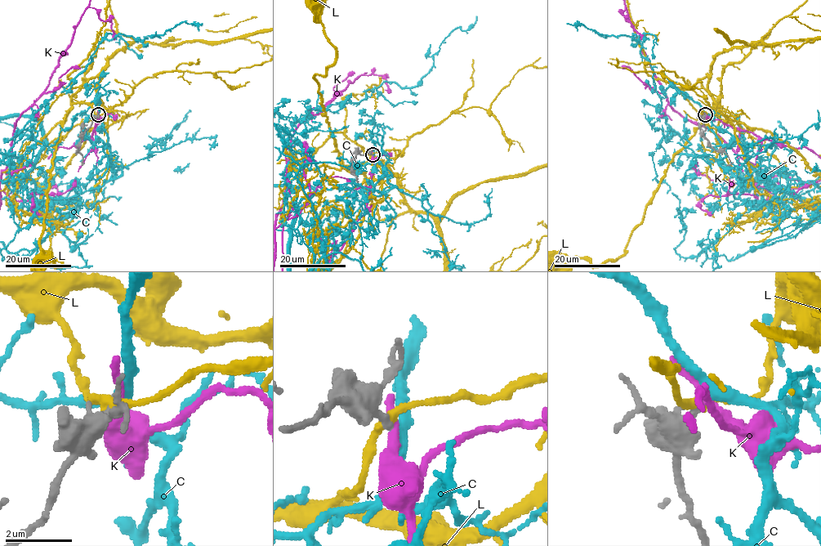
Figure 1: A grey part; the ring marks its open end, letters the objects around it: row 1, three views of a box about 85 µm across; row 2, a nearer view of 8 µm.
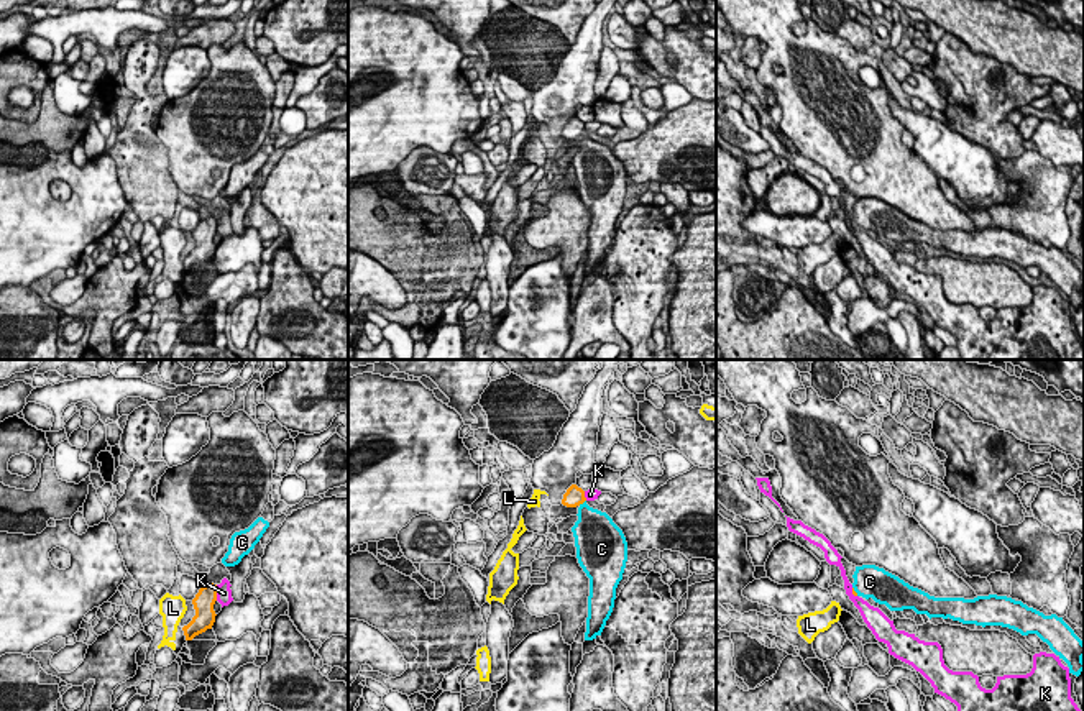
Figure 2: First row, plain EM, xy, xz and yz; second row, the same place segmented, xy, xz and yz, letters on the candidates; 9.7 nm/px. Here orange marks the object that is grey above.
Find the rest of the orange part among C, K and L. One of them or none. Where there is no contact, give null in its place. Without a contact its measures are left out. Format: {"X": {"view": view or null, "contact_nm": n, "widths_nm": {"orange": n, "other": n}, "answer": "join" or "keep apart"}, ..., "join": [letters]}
{"C": {"view": "xz", "contact_nm": 100, "widths_nm": {"orange": 190, "other": 320}, "answer": "join"}, "K": {"view": "xy", "contact_nm": 160, "widths_nm": {"orange": 200, "other": 160}, "answer": "keep apart"}, "L": {"view": null, "answer": "keep apart"}, "join": ["C"]}

